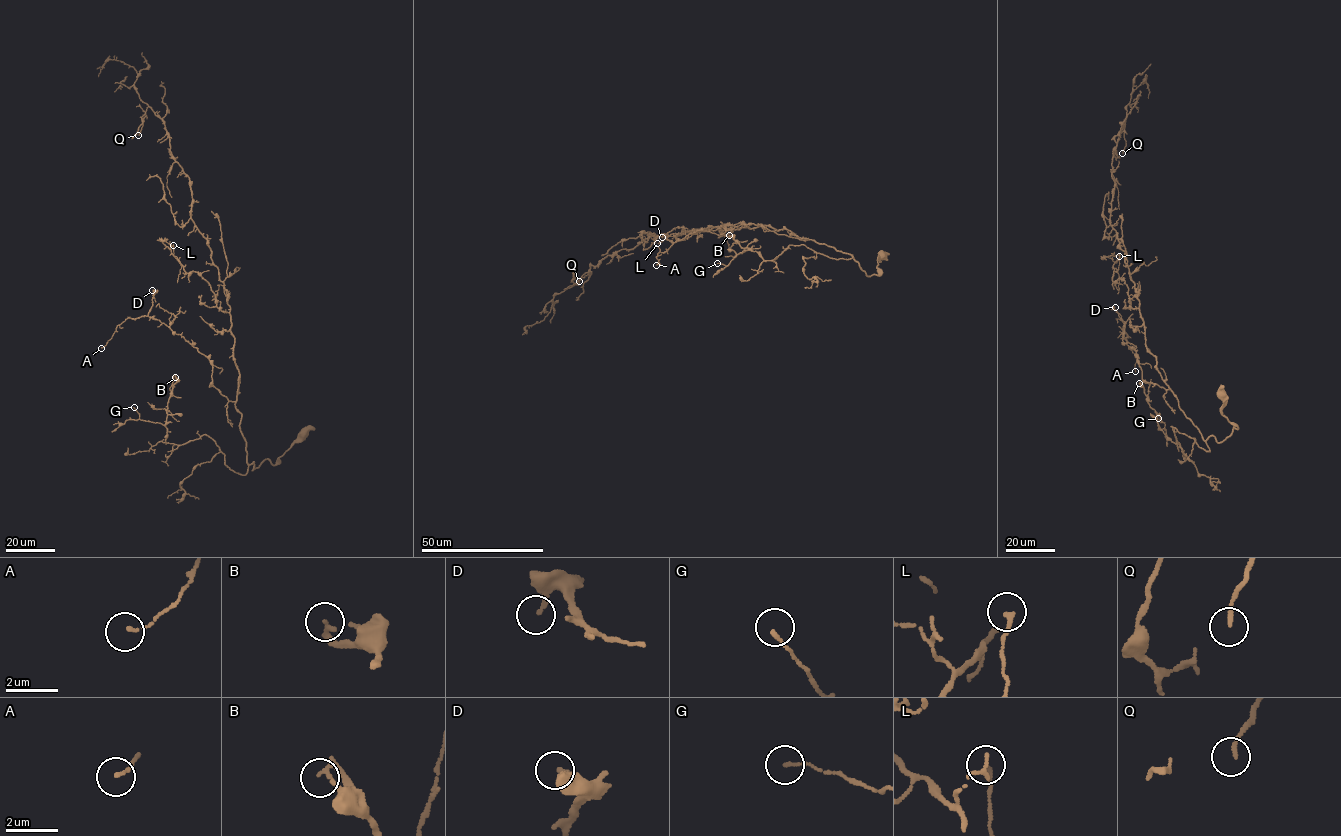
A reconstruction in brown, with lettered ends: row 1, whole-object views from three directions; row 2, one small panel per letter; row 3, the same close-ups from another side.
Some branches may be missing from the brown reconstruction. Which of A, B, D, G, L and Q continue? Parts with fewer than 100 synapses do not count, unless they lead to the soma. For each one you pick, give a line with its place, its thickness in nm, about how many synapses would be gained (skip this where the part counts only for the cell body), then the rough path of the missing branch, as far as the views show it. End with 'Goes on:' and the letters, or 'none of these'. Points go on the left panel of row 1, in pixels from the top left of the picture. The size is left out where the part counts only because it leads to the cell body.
B: at (175, 377); 220 nm thick; about 100 synapses; missing branch runs (175, 377), (181, 361), (175, 354), (125, 323), (134, 310), (134, 300), (127, 295), (114, 269), (107, 267)
Goes on: B

